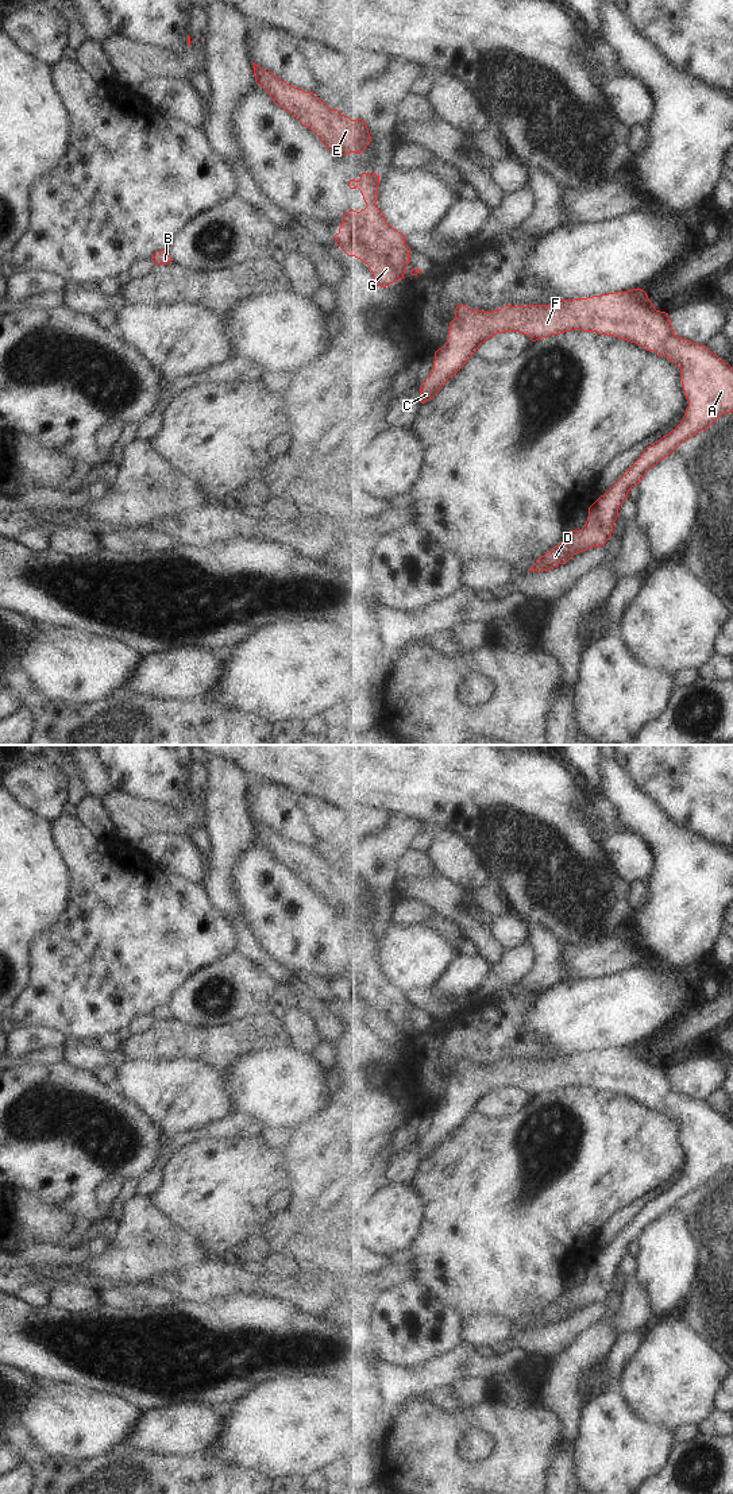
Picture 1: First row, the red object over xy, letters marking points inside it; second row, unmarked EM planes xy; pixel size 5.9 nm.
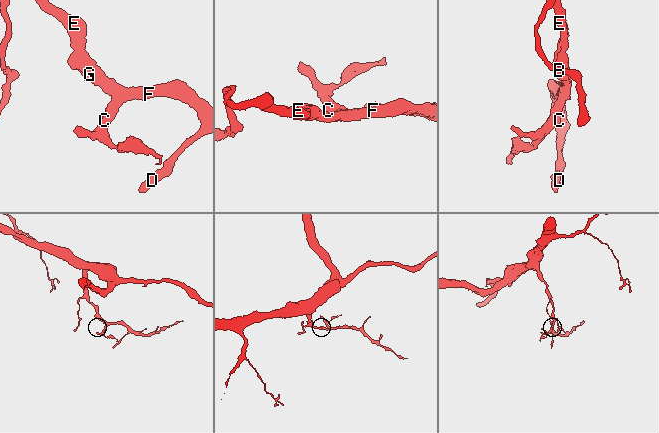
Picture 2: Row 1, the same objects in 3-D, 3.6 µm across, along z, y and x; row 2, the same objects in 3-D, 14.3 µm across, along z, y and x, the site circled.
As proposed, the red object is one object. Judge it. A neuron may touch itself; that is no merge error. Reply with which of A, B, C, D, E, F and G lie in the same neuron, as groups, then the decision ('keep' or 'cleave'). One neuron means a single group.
A B C D E F G; keep

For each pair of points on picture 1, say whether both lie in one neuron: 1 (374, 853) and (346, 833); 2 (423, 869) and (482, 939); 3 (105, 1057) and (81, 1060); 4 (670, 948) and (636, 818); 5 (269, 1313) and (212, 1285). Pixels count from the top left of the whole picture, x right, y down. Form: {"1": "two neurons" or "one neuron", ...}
{"1": "two neurons", "2": "two neurons", "3": "one neuron", "4": "one neuron", "5": "two neurons"}

